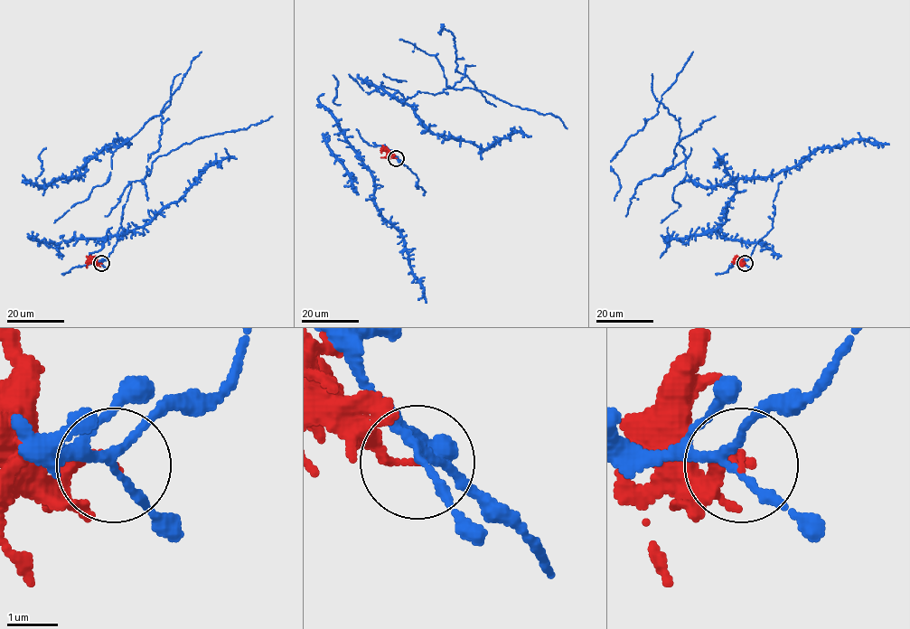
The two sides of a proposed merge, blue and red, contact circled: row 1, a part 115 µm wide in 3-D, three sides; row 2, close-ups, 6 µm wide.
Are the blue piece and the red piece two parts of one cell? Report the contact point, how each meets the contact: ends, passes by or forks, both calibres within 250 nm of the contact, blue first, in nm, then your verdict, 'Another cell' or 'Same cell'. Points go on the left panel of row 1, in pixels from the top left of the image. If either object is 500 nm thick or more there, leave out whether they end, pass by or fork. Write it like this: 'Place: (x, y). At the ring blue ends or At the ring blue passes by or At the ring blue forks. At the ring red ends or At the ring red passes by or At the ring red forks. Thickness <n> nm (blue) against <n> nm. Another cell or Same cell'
Place: (101, 263). At the ring blue forks. At the ring red ends. Thickness 130 nm (blue) against 140 nm. Another cell

